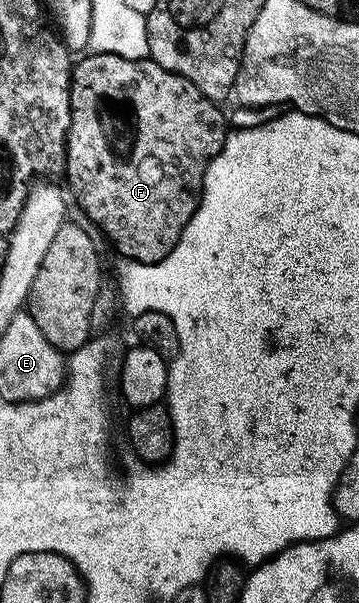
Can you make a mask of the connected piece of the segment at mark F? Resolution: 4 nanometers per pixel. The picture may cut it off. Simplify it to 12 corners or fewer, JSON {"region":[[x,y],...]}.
{"region":[[149,57],[71,68],[65,180],[161,261],[229,134]]}

